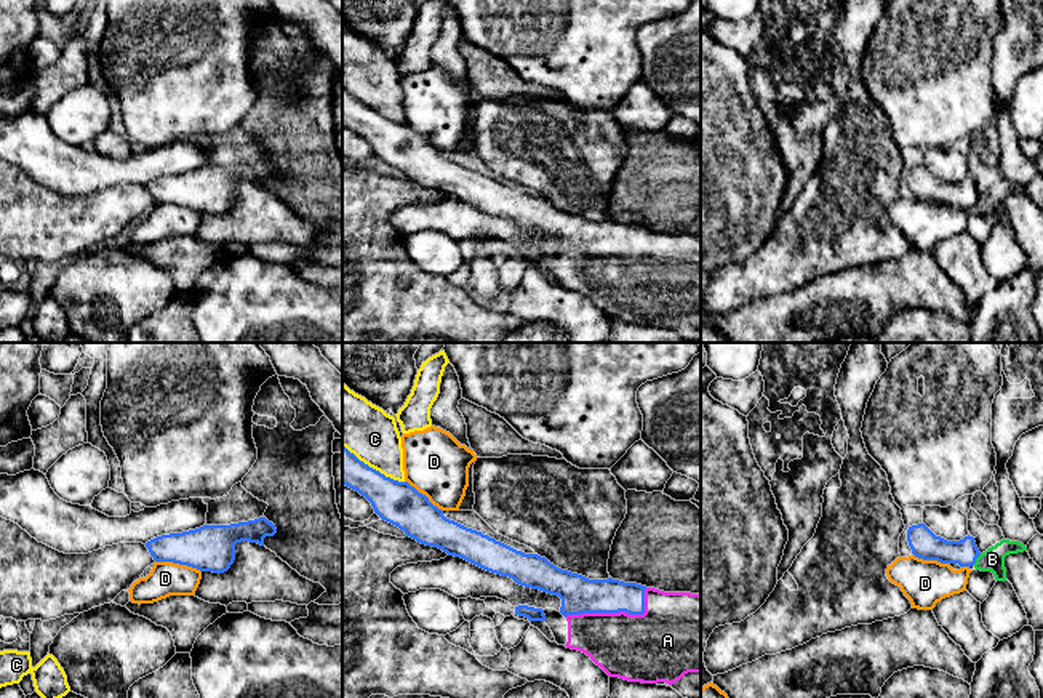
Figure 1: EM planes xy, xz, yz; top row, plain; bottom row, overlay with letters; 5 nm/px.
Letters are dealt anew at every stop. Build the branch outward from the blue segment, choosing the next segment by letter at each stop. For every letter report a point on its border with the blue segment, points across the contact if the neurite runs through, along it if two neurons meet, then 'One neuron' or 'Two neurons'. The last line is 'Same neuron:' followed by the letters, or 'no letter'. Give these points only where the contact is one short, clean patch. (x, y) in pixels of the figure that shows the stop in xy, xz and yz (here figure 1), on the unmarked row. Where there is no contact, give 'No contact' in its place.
A: Touches blue at xz (616, 253). One neuron
B: Touches blue at yz (976, 199). Boundary: yz (981, 196), (973, 205). Two neurons
C: Touches blue at xz (371, 109). Two neurons
D: Touches blue at xy (178, 204). Two neurons
Same neuron: A

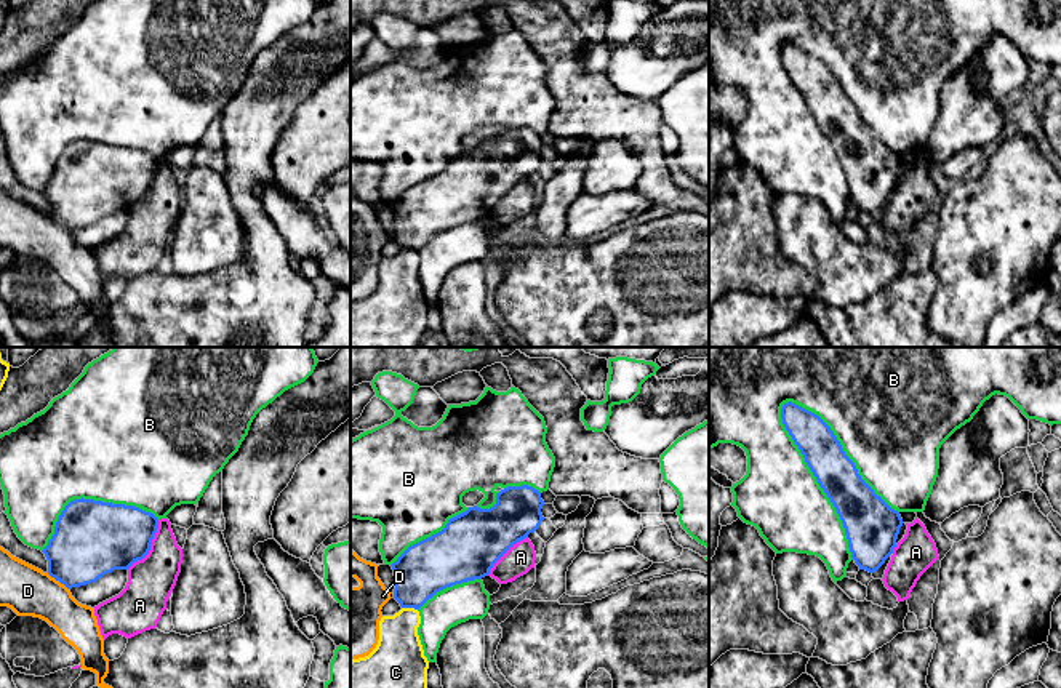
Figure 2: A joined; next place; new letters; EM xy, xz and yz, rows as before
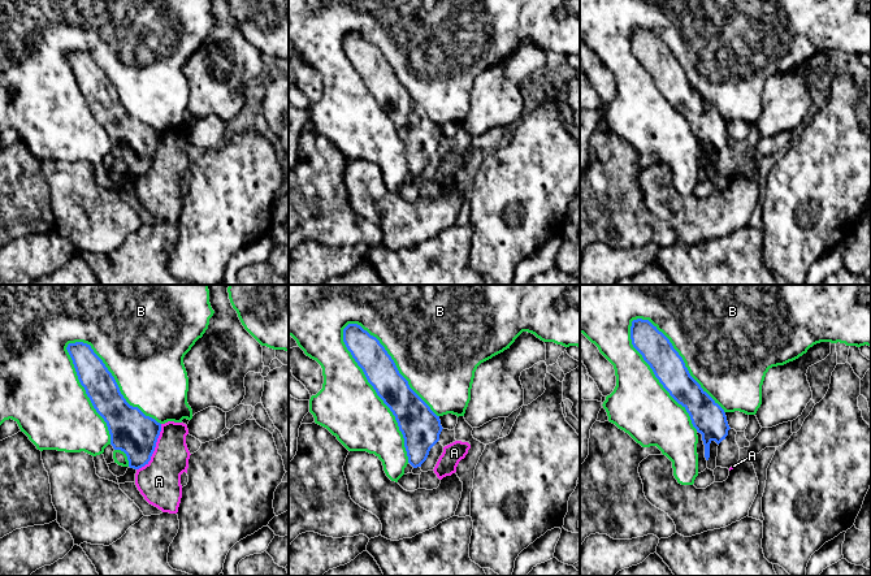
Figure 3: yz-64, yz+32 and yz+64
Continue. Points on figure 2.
A: Touches blue at xy (149, 189). Boundary: xy (159, 162), (151, 191), (127, 210). Two neurons
B: Touches blue at yz (816, 120). Two neurons
C: Touches blue at xz (410, 248). Two neurons
D: Touches blue at xy (58, 221). Boundary: xy (47, 215), (68, 231). Two neurons
Same neuron: no letter

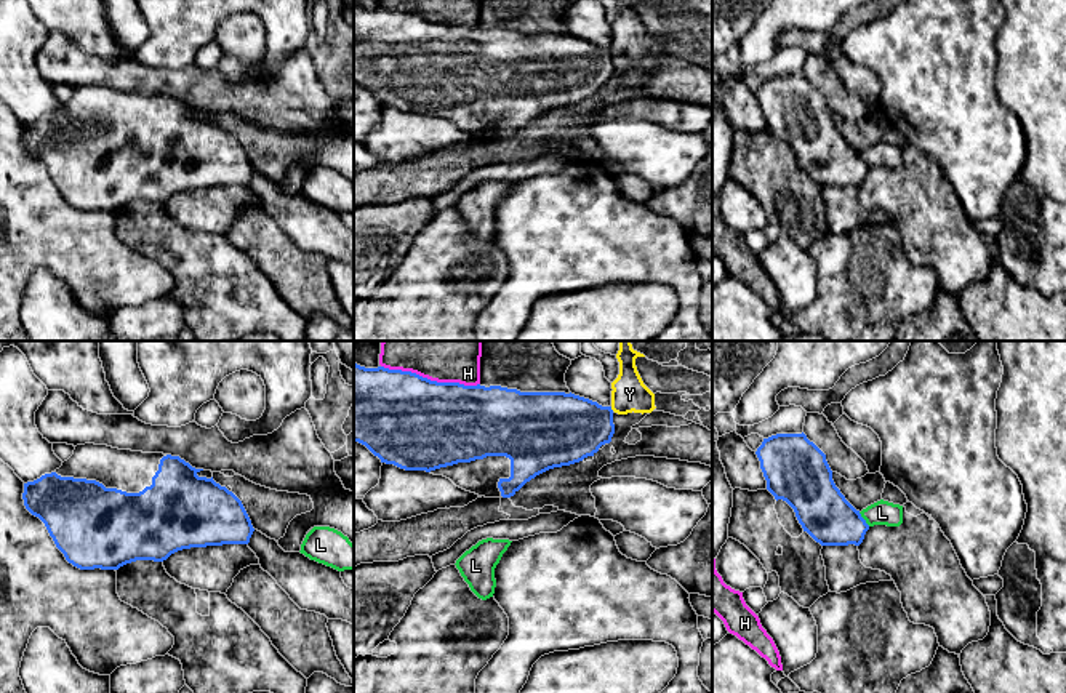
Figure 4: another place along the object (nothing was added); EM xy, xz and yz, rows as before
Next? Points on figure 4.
H: Touches blue at xz (429, 21). Two neurons
L: Touches blue at yz (863, 160). Boundary: yz (858, 154), (869, 167). Two neurons
Y: Touches blue at xz (610, 50). Boundary: xz (610, 48), (613, 52). Two neurons
Same neuron: no letter

